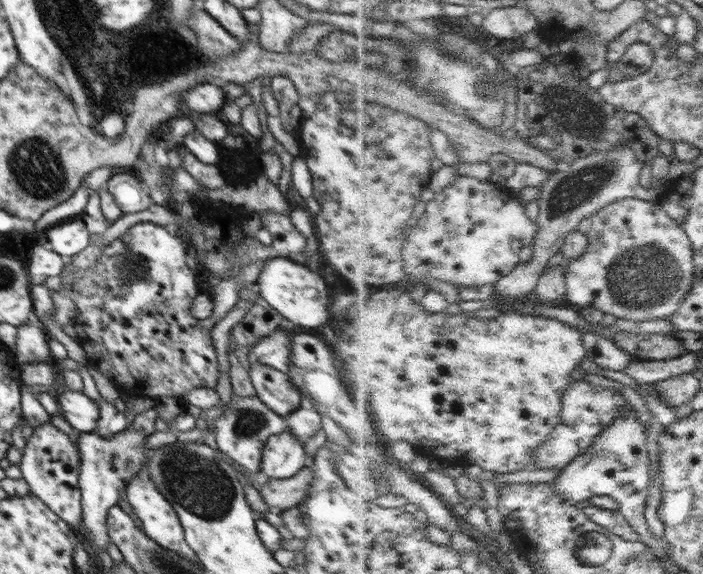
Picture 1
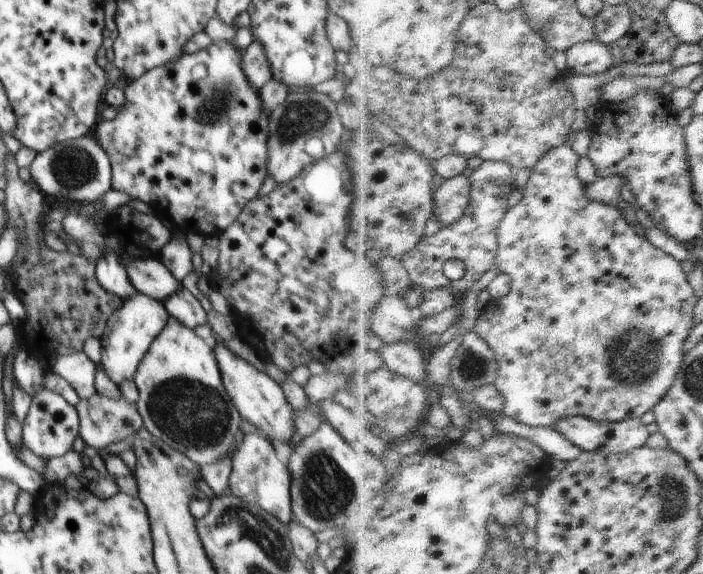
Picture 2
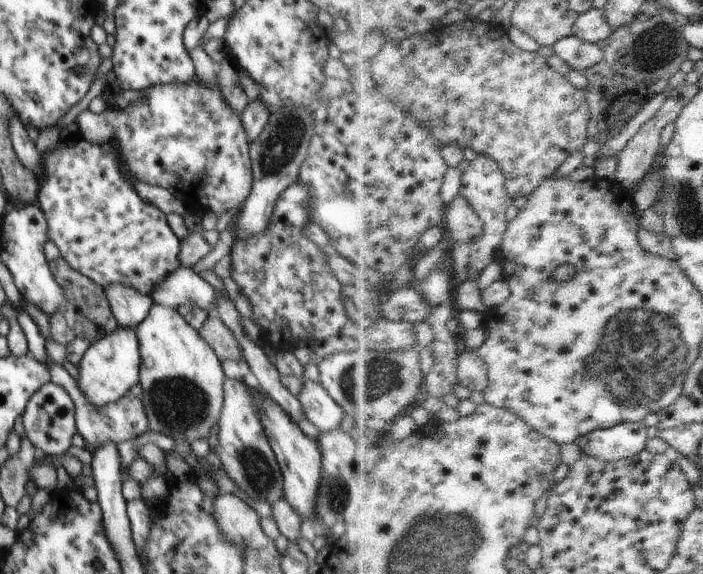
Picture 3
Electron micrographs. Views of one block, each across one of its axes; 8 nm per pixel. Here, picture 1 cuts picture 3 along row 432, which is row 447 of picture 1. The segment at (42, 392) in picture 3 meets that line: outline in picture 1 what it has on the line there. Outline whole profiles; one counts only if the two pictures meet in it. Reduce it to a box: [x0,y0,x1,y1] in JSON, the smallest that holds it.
[19,422,82,529]

